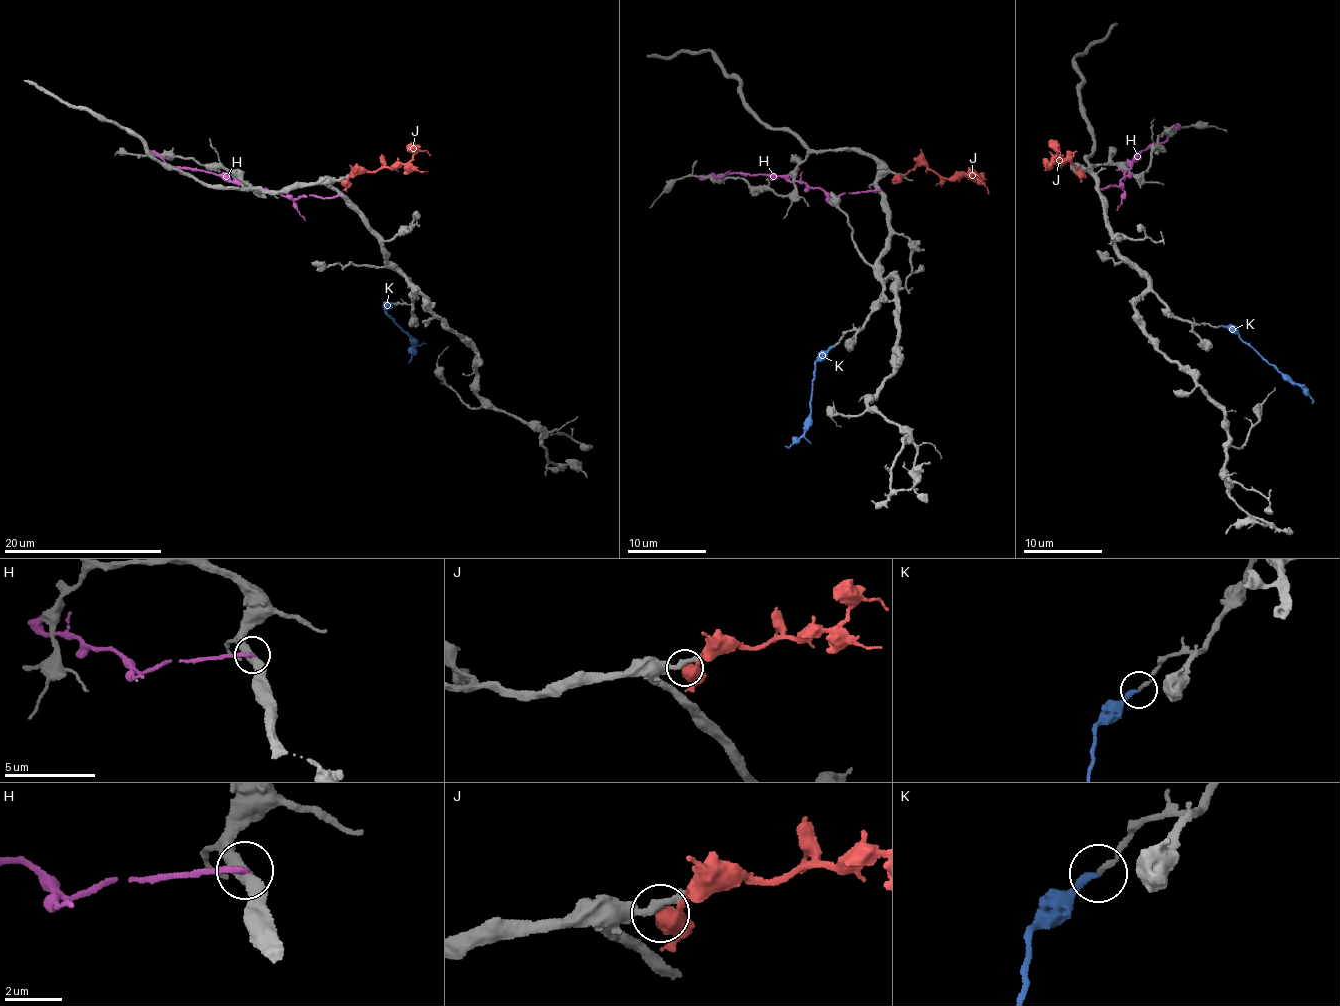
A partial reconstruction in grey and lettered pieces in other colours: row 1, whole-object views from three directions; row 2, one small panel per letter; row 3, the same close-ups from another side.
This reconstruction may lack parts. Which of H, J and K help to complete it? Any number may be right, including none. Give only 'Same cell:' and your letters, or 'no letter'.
Same cell: K

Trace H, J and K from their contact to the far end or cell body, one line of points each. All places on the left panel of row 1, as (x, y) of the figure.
H: (338, 195), (330, 198), (289, 198), (225, 182), (204, 170), (167, 165), (159, 154), (148, 149)
J: (342, 180), (353, 170), (397, 168), (420, 150), (431, 155)
K: (393, 302), (386, 311), (414, 344), (407, 363)

